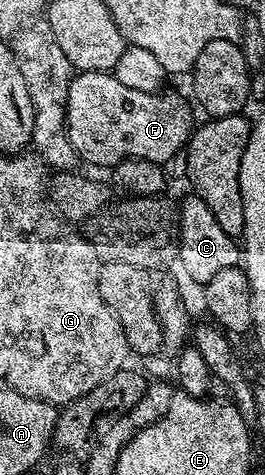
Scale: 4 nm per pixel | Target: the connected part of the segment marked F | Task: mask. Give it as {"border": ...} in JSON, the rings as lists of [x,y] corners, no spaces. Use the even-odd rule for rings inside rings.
{"border":[[[109,71],[78,72],[69,83],[65,104],[65,128],[78,158],[112,167],[128,157],[166,163],[176,153],[178,156],[189,140],[195,120],[188,103],[179,94],[164,93],[123,87]]]}

